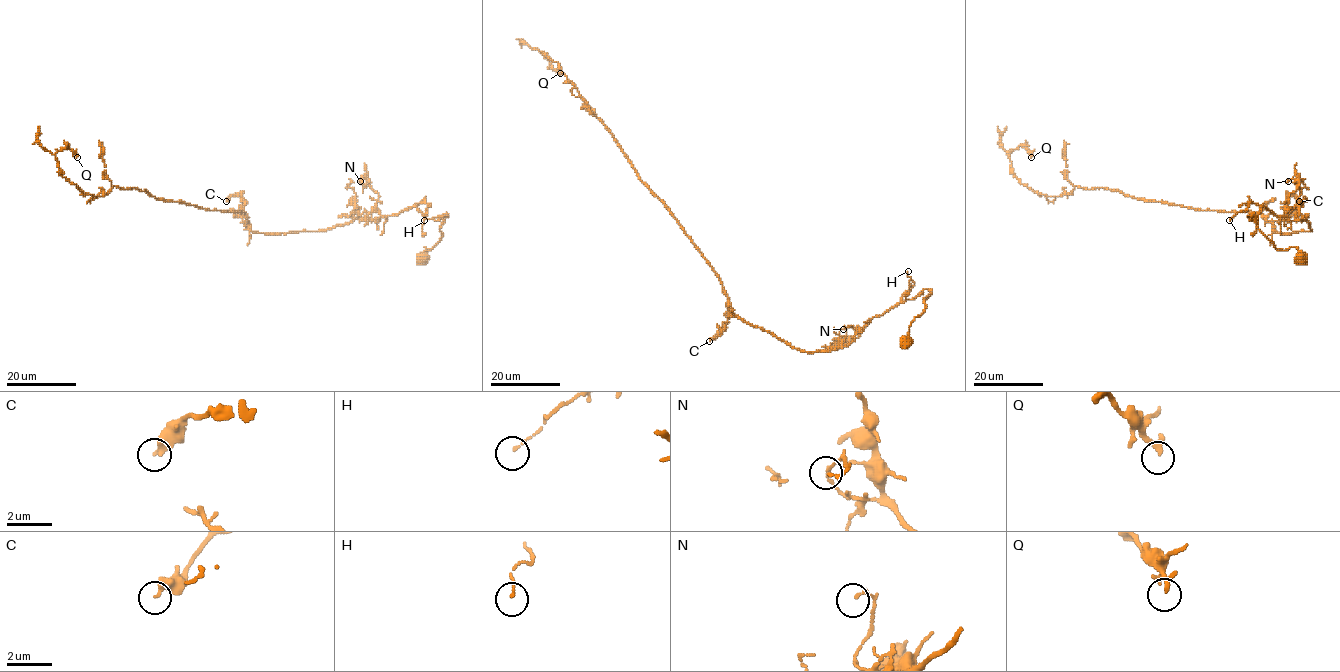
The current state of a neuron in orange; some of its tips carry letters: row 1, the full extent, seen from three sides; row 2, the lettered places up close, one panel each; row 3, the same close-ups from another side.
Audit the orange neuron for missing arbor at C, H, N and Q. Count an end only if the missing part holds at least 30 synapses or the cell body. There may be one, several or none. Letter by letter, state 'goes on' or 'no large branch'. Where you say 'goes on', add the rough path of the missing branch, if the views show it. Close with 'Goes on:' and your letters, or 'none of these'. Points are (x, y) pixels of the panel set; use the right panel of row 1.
C: no large branch
H: no large branch
N: no large branch
Q: no large branch
Goes on: none of these

